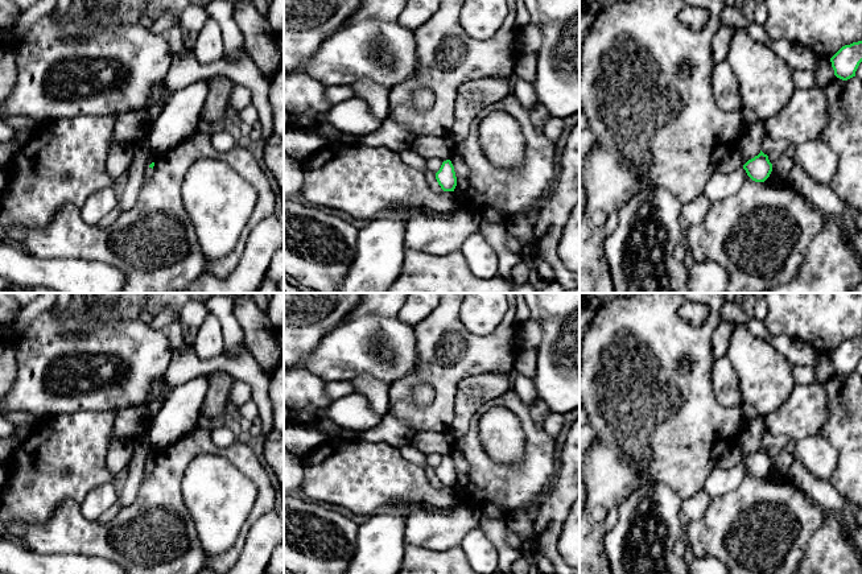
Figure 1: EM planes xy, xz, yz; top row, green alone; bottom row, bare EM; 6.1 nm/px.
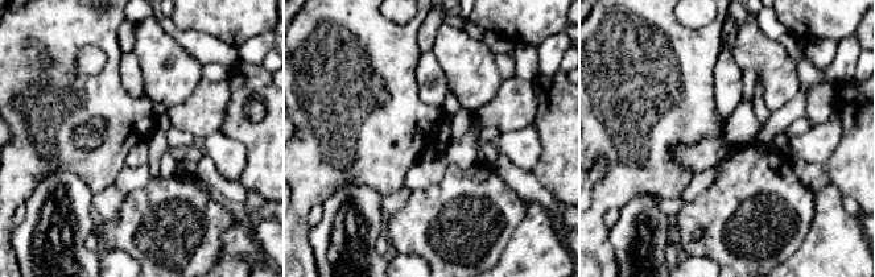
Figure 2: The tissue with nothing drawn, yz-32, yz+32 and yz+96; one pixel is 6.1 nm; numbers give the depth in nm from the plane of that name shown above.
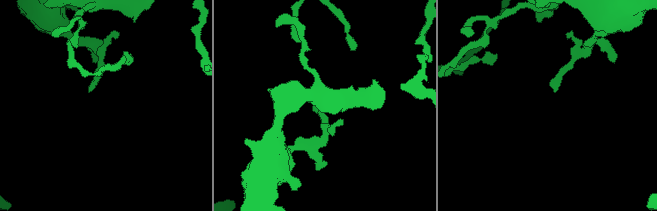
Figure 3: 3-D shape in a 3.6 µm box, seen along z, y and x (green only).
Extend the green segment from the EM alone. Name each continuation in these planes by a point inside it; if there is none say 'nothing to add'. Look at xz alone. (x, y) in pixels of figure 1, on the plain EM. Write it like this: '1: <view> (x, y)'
nothing to add

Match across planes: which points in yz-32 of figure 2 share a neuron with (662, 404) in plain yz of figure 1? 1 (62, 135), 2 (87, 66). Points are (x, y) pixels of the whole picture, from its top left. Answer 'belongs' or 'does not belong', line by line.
1: belongs
2: does not belong

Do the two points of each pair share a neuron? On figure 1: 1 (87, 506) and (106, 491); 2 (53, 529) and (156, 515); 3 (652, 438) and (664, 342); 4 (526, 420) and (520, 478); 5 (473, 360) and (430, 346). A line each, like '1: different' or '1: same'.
1: same
2: same
3: same
4: same
5: same

